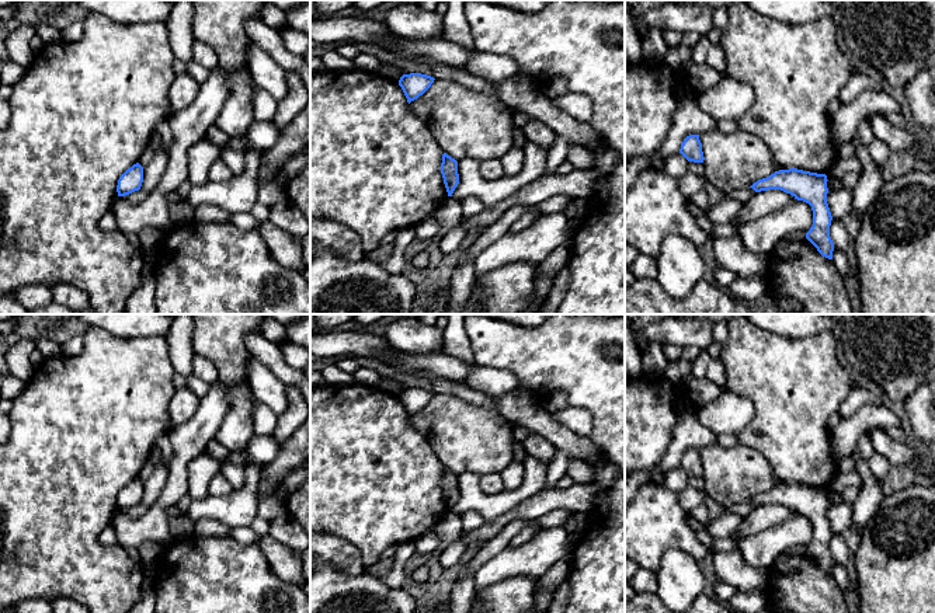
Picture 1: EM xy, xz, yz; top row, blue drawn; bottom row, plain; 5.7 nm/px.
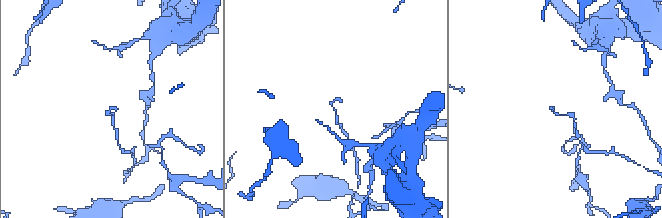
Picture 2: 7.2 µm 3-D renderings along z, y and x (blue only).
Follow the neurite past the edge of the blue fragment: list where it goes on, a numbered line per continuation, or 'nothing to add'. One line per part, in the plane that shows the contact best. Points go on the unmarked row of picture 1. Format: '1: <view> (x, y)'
nothing to add

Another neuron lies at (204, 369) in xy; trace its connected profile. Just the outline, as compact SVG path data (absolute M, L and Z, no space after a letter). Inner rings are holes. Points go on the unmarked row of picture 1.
M198 353L192 358L191 373L208 384L213 384L219 377L219 372L215 365Z

